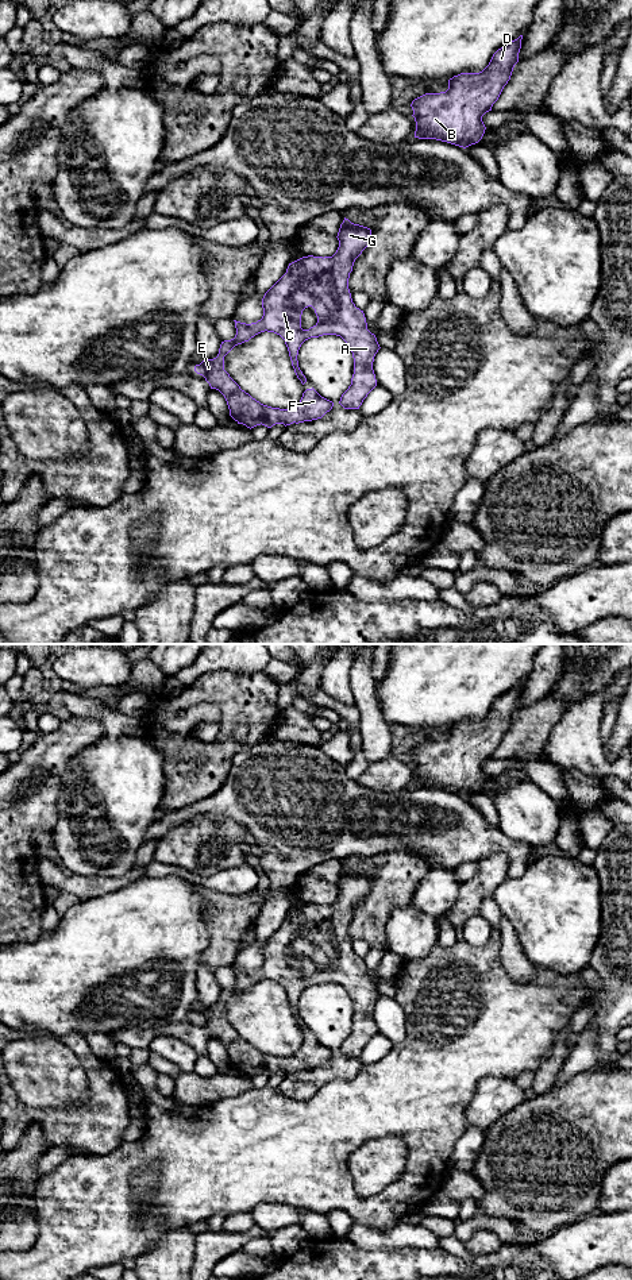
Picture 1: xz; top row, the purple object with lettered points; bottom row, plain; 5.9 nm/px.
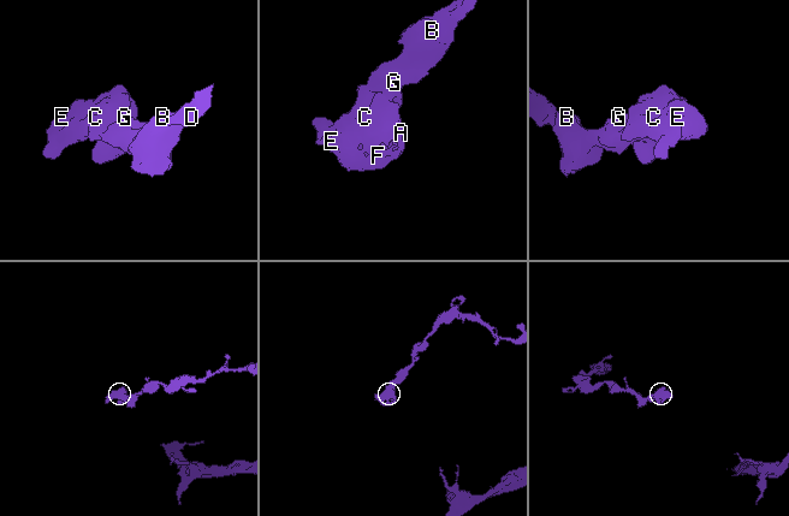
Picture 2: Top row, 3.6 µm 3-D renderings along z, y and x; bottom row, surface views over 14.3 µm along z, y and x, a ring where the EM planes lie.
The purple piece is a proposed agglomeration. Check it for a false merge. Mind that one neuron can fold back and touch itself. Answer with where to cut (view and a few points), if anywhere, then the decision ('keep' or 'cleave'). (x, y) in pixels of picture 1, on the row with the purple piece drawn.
no cut | keep

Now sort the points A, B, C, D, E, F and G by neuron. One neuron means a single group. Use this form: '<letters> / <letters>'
A B C D E F G

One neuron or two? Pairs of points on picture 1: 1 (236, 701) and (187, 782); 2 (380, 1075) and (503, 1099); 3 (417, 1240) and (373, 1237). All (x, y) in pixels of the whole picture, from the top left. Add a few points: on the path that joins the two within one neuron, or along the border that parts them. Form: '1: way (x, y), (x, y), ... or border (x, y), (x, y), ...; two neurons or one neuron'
1: way (228, 721), (226, 743), (207, 762); one neuron
2: border (498, 1075), (478, 1082), (465, 1110), (465, 1125); two neurons
3: way (407, 1237), (384, 1237); one neuron

